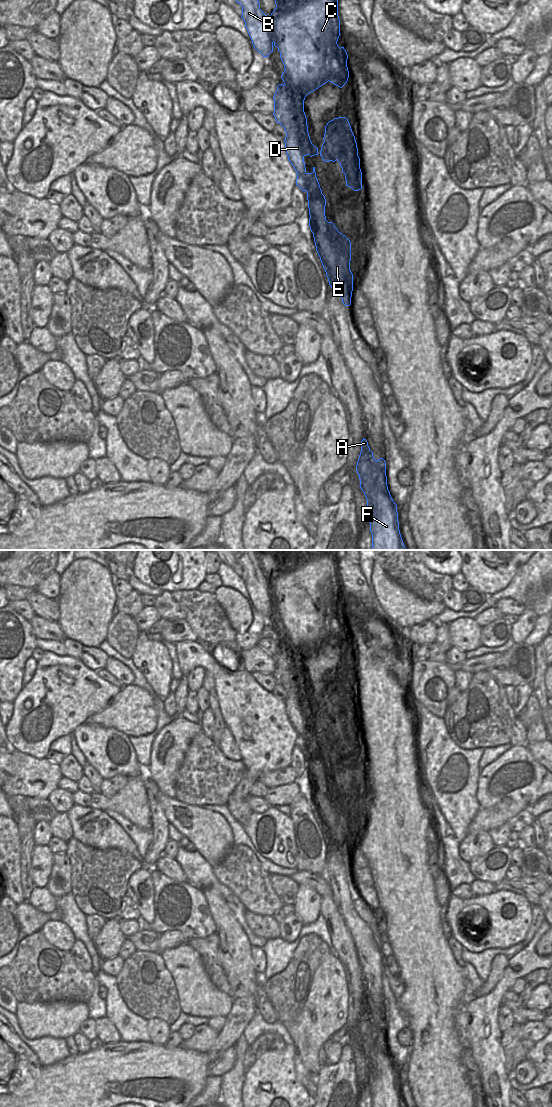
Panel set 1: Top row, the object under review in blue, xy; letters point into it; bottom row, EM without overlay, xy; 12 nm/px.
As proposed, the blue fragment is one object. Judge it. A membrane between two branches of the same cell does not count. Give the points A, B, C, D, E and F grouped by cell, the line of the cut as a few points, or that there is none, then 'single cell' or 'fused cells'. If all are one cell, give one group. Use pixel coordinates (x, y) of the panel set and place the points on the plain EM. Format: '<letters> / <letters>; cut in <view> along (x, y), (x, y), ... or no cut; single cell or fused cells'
A B C D E F; no cut; single cell

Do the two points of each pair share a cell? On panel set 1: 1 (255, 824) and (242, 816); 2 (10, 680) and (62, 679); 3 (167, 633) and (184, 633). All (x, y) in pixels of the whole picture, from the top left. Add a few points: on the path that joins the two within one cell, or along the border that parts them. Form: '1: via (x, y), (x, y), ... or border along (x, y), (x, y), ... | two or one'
1: border along (253, 812), (243, 825) | two
2: border along (23, 686), (12, 701) | two
3: via (171, 633), (180, 633) | one

